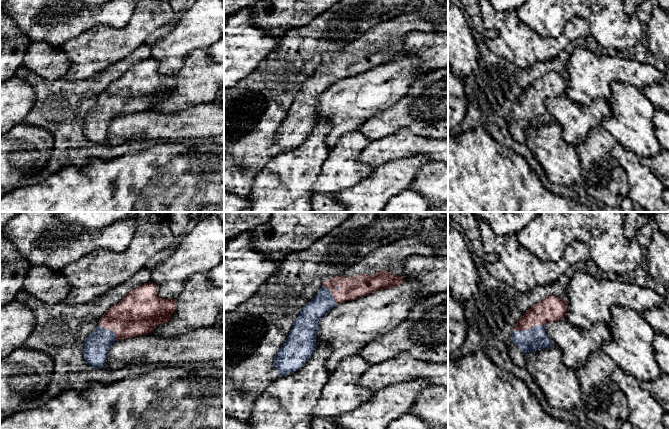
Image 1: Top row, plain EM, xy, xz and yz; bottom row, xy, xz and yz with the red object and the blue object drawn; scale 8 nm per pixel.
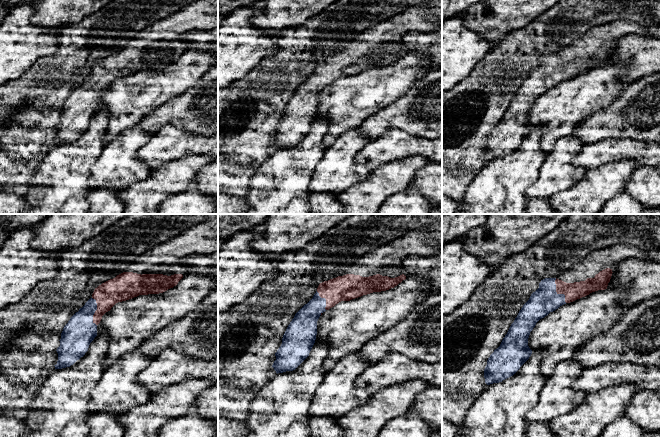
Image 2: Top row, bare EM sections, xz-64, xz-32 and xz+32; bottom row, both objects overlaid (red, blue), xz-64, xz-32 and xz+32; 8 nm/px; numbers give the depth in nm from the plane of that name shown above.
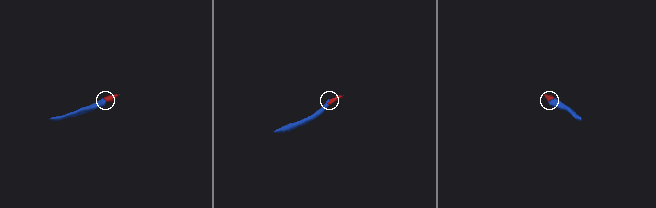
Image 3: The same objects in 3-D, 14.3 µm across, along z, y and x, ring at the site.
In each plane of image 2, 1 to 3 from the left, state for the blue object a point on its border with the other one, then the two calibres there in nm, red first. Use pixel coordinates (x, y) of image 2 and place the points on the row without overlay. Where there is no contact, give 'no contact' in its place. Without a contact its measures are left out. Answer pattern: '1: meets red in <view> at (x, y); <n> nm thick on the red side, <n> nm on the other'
1: meets red in xz-64 at (95, 87); 200 nm thick on the red side, 240 nm on the other
2: meets red in xz-32 at (325, 74); 200 nm thick on the red side, 190 nm on the other
3: meets red in xz+32 at (557, 68); 140 nm thick on the red side, 220 nm on the other

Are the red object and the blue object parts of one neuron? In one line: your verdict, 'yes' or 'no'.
yes

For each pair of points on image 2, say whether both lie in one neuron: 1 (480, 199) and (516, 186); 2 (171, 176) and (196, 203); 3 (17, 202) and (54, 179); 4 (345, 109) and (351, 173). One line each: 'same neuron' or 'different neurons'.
1: same neuron
2: different neurons
3: different neurons
4: different neurons

